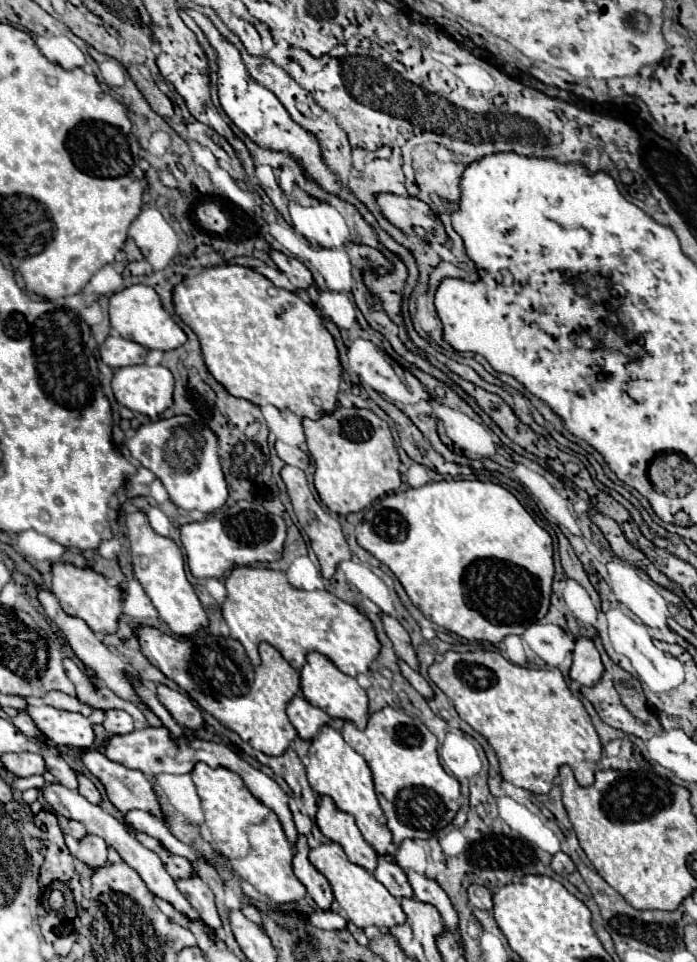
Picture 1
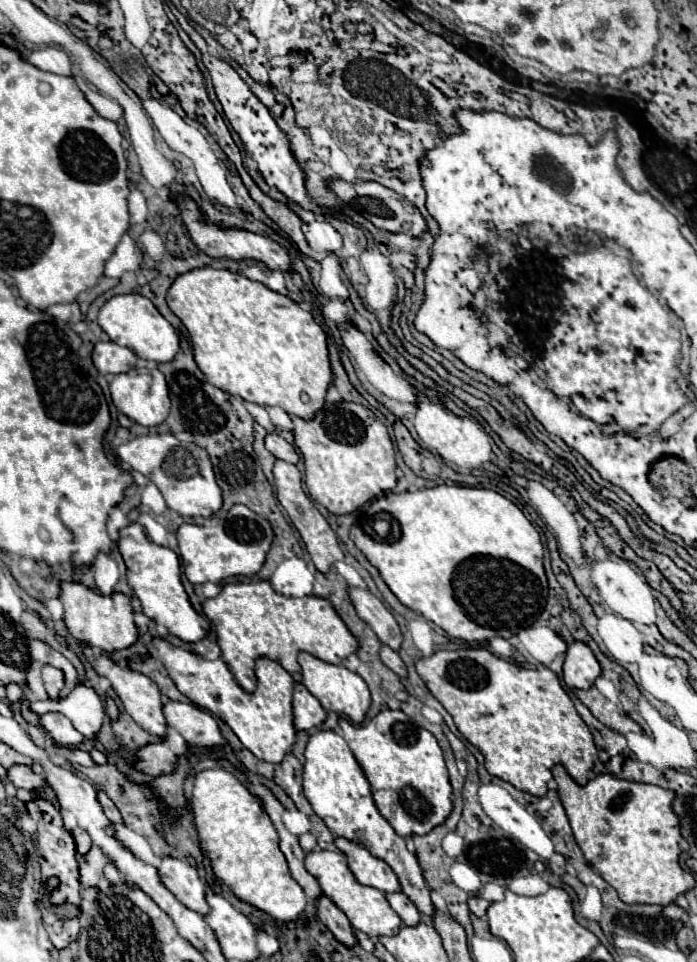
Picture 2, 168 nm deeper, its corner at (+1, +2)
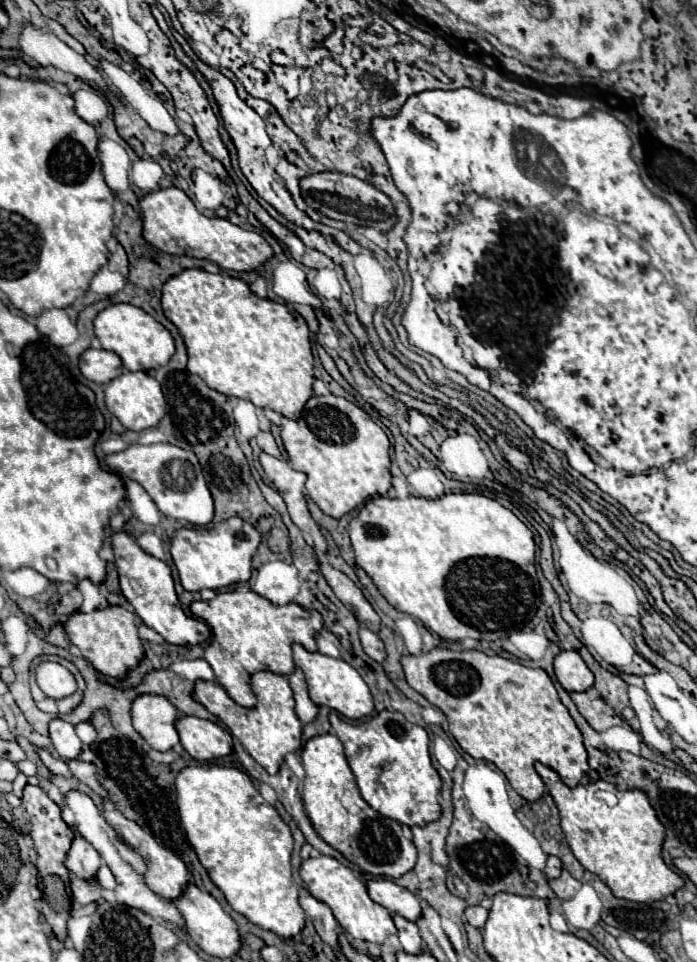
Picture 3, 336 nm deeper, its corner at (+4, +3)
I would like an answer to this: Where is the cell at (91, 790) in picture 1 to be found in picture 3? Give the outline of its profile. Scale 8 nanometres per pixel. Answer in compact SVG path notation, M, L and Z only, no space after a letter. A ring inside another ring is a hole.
M105 810L103 812L103 816L105 816L105 820L111 824L111 828L117 832L117 838L121 840L121 842L125 842L127 846L131 846L137 854L141 854L141 858L143 858L143 862L145 862L145 866L147 866L147 872L145 872L145 876L143 876L143 880L145 880L145 884L155 892L155 894L161 894L161 896L165 896L165 898L177 898L179 894L181 894L181 890L183 890L183 886L189 882L189 872L187 872L187 866L185 866L185 862L177 856L177 854L173 854L171 850L167 850L165 846L161 846L149 832L145 832L139 824L135 824L133 820L127 820L121 812L117 812L117 810Z

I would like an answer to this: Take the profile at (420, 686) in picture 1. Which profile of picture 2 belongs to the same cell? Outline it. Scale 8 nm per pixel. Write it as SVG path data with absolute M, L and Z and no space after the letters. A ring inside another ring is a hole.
M382 647L380 649L380 657L382 657L382 661L384 661L384 665L386 667L390 667L398 677L408 677L408 671L406 671L406 665L404 665L404 661L400 659L400 655L396 653L396 651L392 651L390 647Z

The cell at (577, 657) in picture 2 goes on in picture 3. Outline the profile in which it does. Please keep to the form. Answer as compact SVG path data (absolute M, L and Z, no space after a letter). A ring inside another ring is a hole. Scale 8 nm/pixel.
M573 650L557 654L555 662L553 662L553 668L555 668L557 682L567 692L585 692L593 686L591 670L583 662L583 658Z

